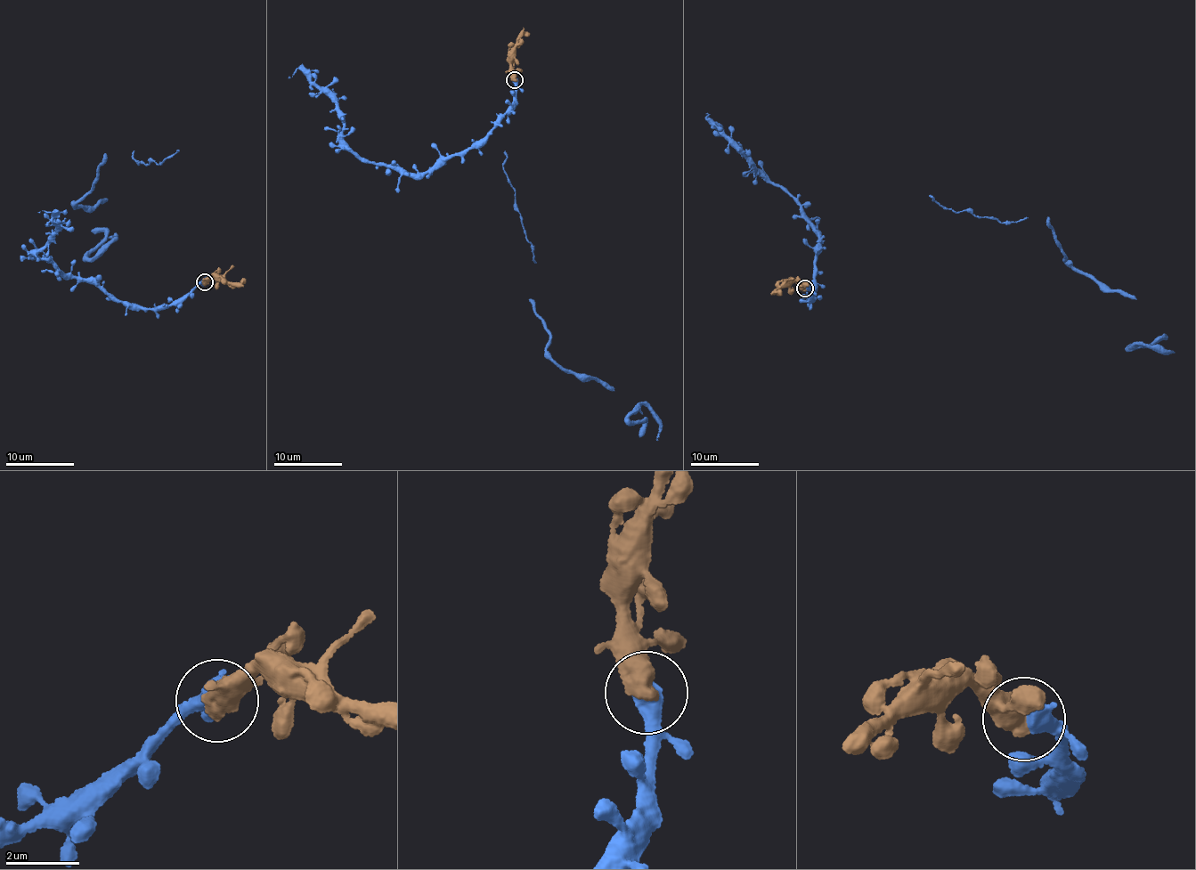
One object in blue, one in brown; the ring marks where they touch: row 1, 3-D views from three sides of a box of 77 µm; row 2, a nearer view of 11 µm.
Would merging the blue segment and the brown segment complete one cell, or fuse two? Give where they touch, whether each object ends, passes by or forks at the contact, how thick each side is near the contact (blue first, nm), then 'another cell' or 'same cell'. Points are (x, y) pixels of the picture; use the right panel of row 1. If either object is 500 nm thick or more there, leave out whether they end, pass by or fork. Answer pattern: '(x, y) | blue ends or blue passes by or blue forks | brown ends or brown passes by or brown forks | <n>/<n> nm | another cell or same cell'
(805, 288) | 650/700 nm | same cell

